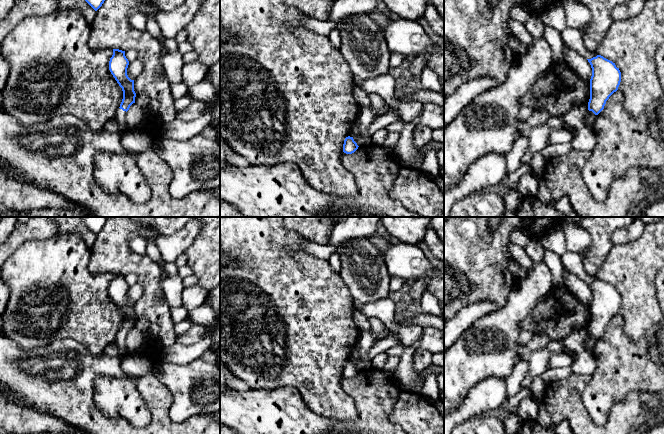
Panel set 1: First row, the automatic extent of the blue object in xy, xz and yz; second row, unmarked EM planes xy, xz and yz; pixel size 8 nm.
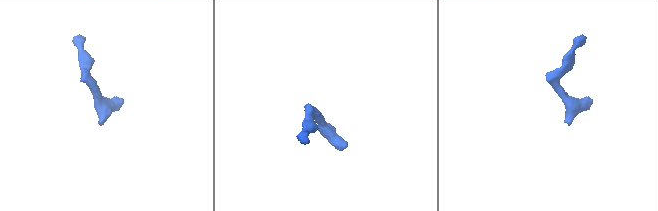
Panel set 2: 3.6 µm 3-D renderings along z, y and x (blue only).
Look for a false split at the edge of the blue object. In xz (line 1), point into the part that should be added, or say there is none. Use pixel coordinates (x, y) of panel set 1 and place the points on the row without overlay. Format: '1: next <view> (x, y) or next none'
1: next none

